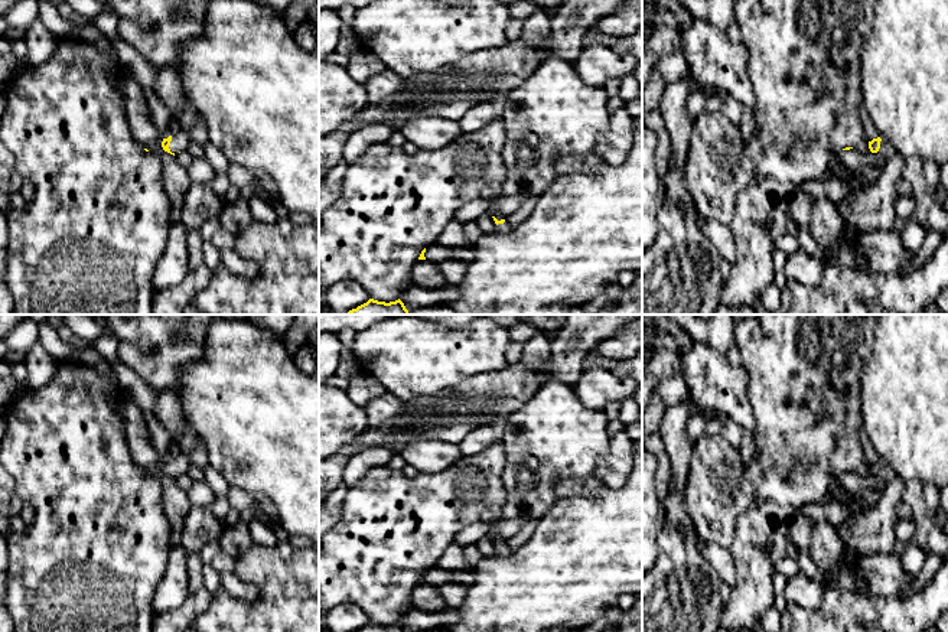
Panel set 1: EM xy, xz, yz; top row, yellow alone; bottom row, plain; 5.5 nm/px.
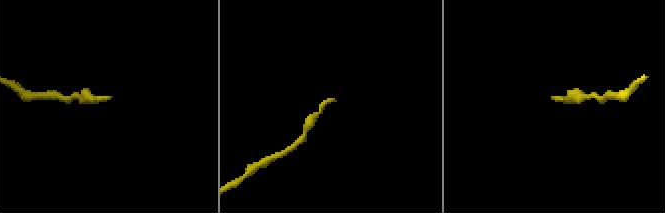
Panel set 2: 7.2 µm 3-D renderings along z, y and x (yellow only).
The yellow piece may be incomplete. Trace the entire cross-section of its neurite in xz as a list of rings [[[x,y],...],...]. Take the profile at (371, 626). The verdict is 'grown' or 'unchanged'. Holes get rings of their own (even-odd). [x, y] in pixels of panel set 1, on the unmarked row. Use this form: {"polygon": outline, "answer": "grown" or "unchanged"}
{"polygon": [[[369,622],[367,626],[358,629],[356,632],[405,632],[405,629],[400,622],[390,626]]], "answer": "unchanged"}

